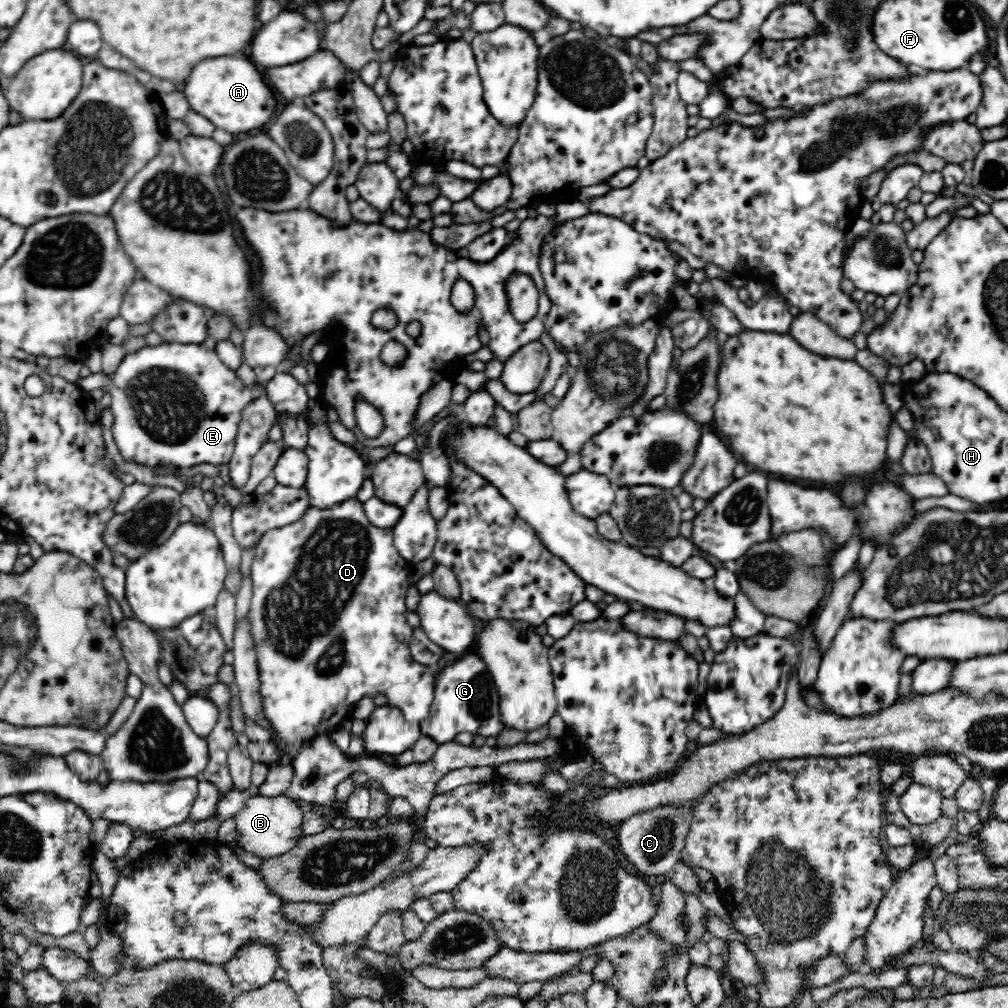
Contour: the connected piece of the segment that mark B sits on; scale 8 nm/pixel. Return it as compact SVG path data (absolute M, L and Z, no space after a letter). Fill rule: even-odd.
M284 795L276 796L276 798L252 796L246 801L244 808L239 810L235 818L235 840L246 852L252 852L252 854L261 859L280 856L284 852L288 852L300 839L300 820L302 820L302 812L300 810L290 812L290 816L288 816L288 800L284 798ZM288 818L292 822L298 820L298 826L296 824L288 824Z

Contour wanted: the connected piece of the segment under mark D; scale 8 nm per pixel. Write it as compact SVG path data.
M354 497L330 508L308 507L296 522L264 532L255 549L256 554L251 564L253 595L247 616L249 616L254 643L256 643L258 671L260 671L260 693L262 693L266 717L272 723L272 729L282 739L286 738L289 741L307 741L322 735L332 736L358 701L365 696L368 696L371 700L380 694L386 695L390 699L390 706L400 709L406 720L421 724L429 716L434 699L435 680L431 666L424 666L415 662L410 653L409 645L411 644L413 628L406 620L409 610L406 607L405 600L412 565L408 560L403 559L397 551L393 543L393 528L374 526L367 519L363 502Z

